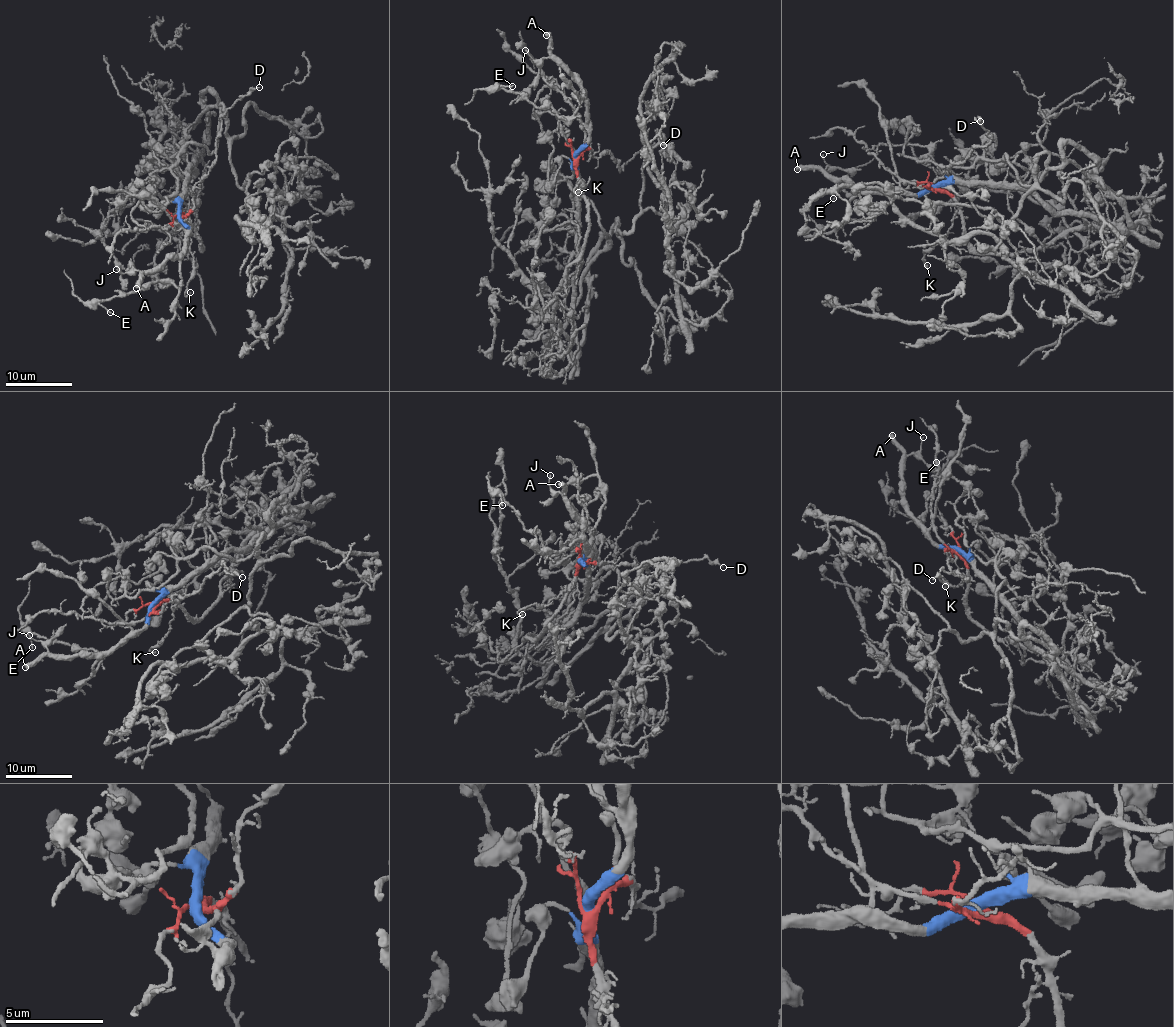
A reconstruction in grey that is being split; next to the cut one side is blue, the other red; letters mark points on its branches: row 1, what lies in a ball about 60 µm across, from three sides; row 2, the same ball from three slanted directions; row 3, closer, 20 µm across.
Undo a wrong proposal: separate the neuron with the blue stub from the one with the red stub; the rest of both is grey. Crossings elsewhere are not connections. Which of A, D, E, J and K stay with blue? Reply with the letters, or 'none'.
A, E, J

